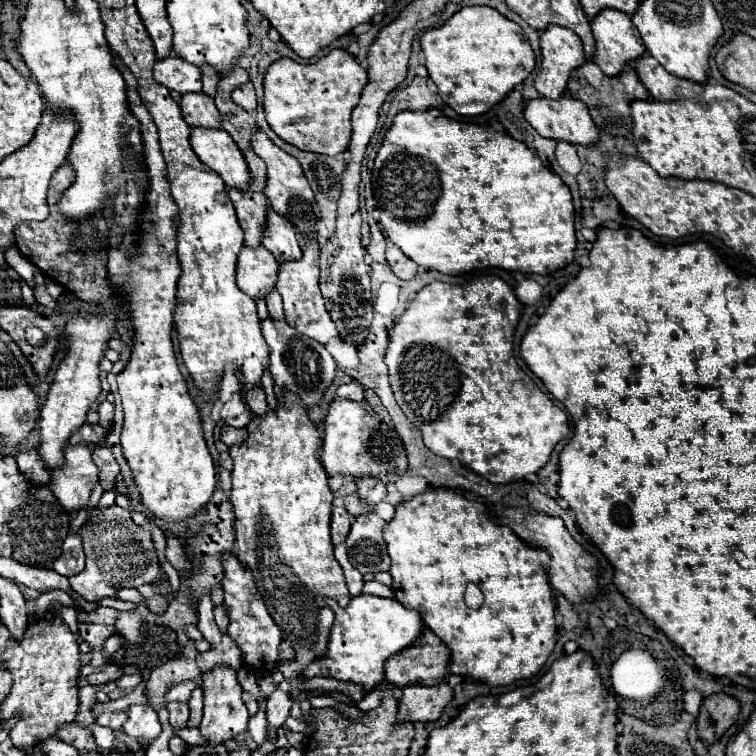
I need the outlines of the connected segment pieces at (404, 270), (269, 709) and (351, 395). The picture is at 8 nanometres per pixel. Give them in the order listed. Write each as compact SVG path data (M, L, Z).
M388 243L388 249L386 249L386 259L388 259L388 265L392 267L392 271L400 277L400 279L412 279L416 273L418 273L418 265L406 257L402 253L402 249L398 249L394 243Z
M276 687L276 691L266 701L266 717L268 717L268 725L270 725L268 735L272 731L276 731L280 725L284 725L288 713L290 713L290 707L292 707L290 693L286 693L280 687Z
M358 381L354 383L348 383L348 385L340 385L338 391L336 391L338 397L342 399L350 399L350 401L364 401L364 395L362 395L362 385Z

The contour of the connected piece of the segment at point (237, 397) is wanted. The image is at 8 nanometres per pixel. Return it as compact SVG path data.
M234 393L232 399L224 403L220 415L226 421L226 425L232 425L232 427L246 427L252 421L250 411L246 409L240 393Z

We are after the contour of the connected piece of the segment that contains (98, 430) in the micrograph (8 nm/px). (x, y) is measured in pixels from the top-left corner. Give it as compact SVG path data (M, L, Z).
M84 425L82 429L78 429L78 433L74 433L74 437L70 437L72 445L78 443L86 443L86 445L100 445L104 441L104 429L100 425Z

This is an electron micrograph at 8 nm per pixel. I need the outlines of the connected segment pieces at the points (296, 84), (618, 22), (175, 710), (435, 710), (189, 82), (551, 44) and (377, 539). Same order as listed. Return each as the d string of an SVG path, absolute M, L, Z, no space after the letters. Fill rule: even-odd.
M332 49L316 63L296 63L288 57L274 61L264 77L264 113L272 131L302 151L338 155L352 137L352 111L368 83L368 73L346 49Z
M602 9L596 17L592 17L590 27L596 39L594 63L606 75L620 73L624 63L646 51L630 15L618 9Z
M182 703L182 705L166 705L168 711L170 711L170 725L174 731L178 729L184 729L186 723L188 723L188 705Z
M446 681L436 687L408 685L402 691L404 695L398 703L398 723L436 721L442 715L446 703L452 699L452 689Z
M168 57L168 61L156 61L152 75L160 85L164 85L170 91L176 91L180 95L192 93L192 91L202 91L200 69L178 57Z
M548 25L544 31L538 33L542 65L536 73L534 87L540 95L554 99L564 93L570 71L586 61L584 45L580 37L566 27Z
M362 513L350 527L346 537L348 559L362 575L390 569L390 557L382 537L384 523L386 521L374 513Z

